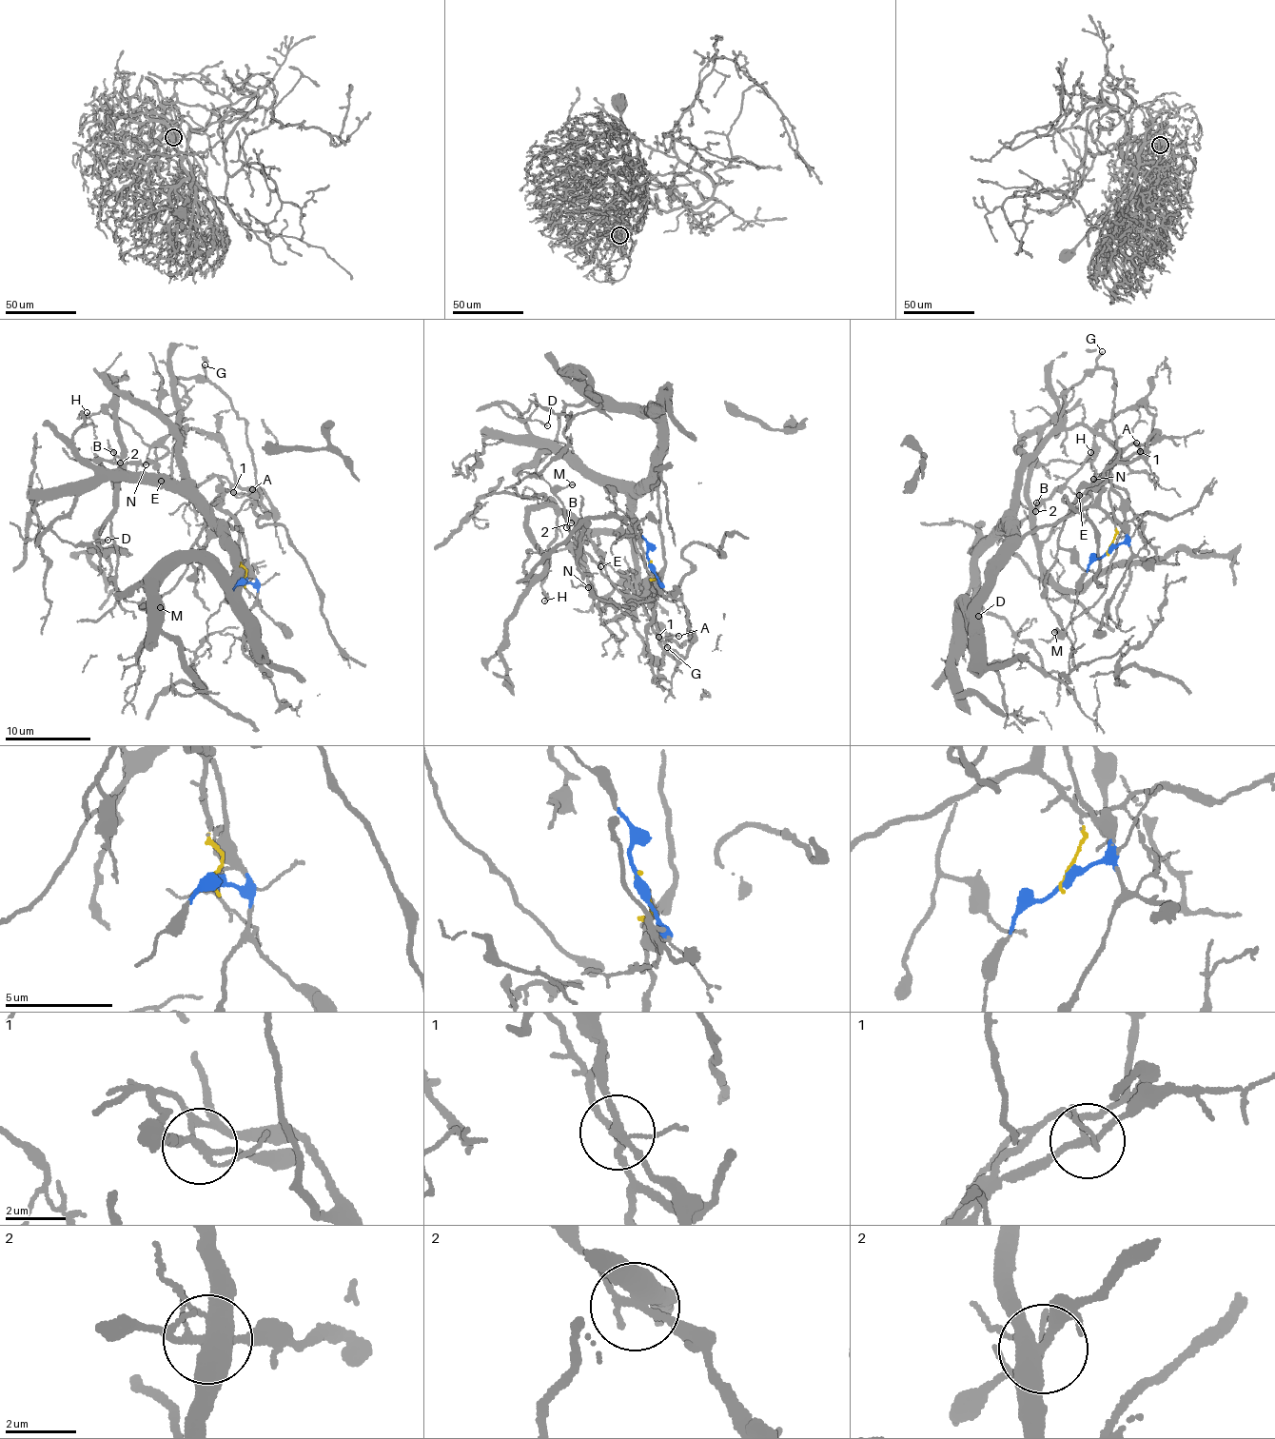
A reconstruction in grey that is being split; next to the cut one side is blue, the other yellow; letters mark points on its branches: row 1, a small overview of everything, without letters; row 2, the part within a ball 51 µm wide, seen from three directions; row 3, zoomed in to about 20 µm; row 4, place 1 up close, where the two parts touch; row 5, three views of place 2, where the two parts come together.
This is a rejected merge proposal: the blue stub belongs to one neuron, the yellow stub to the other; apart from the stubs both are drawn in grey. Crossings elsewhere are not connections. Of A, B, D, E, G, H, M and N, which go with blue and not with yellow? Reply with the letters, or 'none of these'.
A, B, E, G, M, N

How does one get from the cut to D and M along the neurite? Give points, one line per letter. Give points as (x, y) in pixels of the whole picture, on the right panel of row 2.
D: (1108, 550), (1114, 522), (1097, 507), (1019, 539), (1001, 530), (976, 562), (958, 634), (975, 637), (979, 616)
M: (1108, 550), (1127, 532), (1113, 513), (1112, 490), (1125, 522), (1102, 594), (1055, 632)

